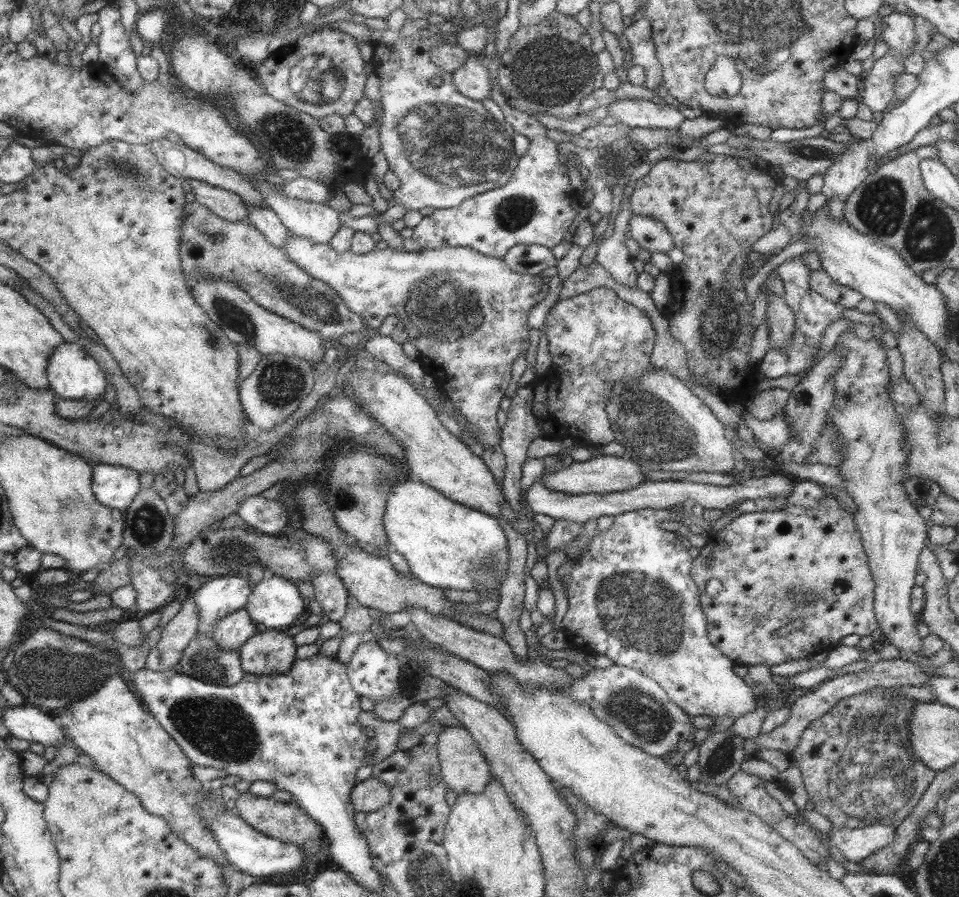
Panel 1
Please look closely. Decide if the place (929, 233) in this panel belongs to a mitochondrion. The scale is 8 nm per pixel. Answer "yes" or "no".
yes

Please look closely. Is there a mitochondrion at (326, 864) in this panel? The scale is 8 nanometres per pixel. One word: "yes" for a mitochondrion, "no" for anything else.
no

